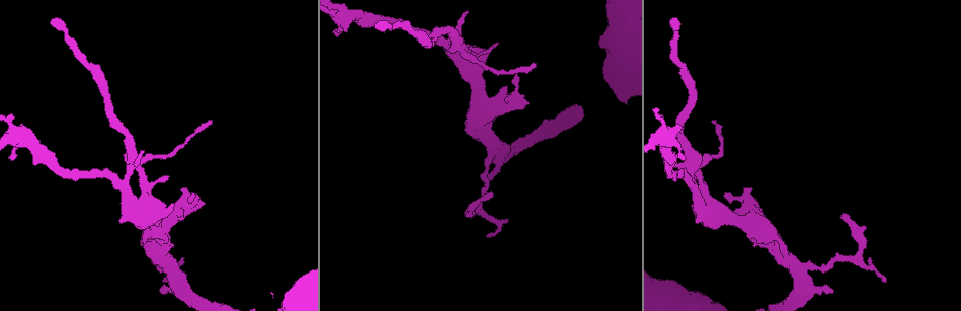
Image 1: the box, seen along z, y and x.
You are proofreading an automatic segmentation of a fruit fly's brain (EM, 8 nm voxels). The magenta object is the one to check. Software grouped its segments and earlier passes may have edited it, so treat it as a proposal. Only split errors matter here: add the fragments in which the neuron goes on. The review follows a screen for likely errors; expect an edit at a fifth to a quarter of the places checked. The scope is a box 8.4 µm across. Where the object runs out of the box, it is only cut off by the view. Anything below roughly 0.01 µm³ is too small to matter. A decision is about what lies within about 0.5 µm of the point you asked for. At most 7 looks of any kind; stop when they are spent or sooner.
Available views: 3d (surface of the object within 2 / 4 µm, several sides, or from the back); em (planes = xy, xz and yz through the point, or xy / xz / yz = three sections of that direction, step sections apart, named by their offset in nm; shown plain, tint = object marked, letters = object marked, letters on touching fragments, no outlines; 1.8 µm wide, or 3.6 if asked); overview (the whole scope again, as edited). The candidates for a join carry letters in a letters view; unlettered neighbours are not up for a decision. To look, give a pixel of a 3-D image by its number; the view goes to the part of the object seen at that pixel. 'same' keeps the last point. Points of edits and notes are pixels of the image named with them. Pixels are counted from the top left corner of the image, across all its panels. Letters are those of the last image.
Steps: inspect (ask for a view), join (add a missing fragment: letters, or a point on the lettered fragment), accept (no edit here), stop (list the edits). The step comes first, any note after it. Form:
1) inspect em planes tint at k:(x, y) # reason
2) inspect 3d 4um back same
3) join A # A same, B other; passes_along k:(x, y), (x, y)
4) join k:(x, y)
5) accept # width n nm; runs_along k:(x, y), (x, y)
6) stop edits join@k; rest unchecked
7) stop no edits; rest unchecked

inspect em yz step 8 tint at 1:(160, 291) # free end

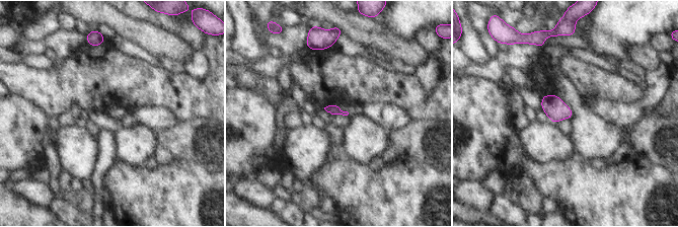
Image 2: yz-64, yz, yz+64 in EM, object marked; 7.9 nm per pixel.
inspect em planes letters same

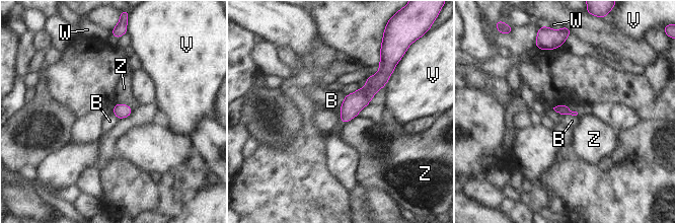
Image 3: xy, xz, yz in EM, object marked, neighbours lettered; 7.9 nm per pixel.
accept # B other, V other, W other, Z other; runs_along 3:(387, 75), (343, 121); no lettered fragment goes on from it

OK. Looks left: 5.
inspect 3d 2um back at 1:(843, 213) # tapers out

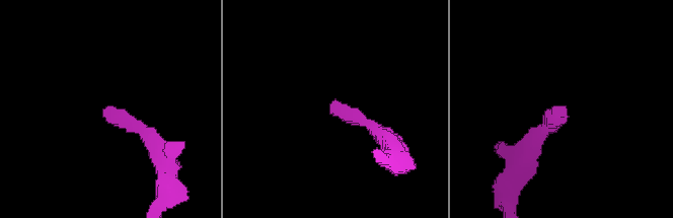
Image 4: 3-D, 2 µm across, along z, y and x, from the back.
inspect em planes plain at 4:(335, 103) # now the EM

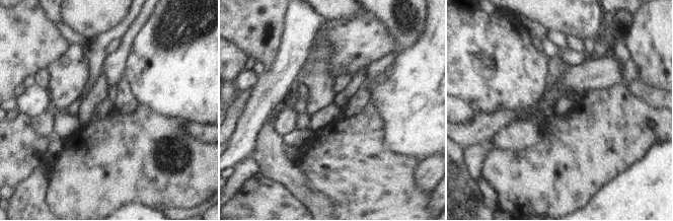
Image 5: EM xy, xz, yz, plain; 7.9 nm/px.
inspect em planes letters same

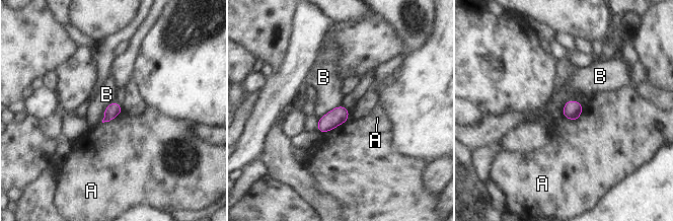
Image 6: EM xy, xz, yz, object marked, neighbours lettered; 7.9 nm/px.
accept # width 110 nm; A other, B other; border 6:(115, 99), (105, 107), (101, 122); none of them fits

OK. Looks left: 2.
inspect 3d 2um at 1:(675, 20) # end of a long branch

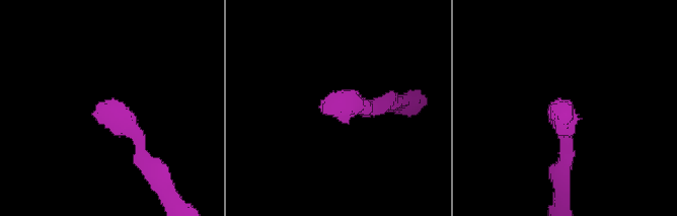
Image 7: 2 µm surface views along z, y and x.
inspect em planes letters at 7:(568, 106)

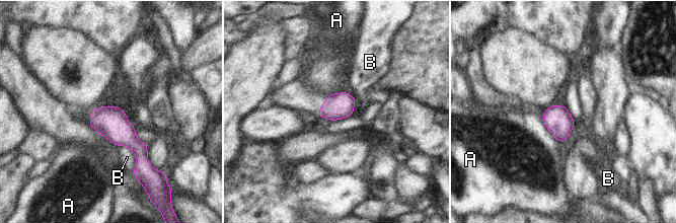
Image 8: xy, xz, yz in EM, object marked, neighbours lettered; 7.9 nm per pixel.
accept # A other, B other; border 8:(541, 118), (544, 127), (558, 143); no lettered fragment goes on from it

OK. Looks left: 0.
stop no edits; rest unchecked

